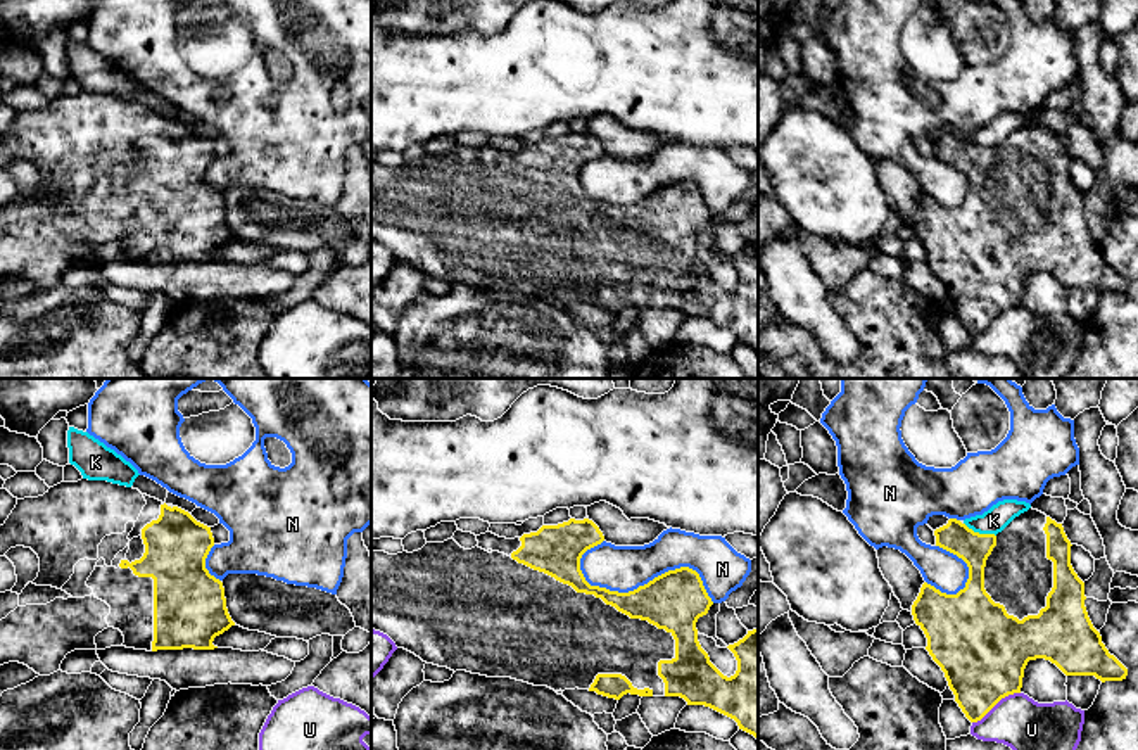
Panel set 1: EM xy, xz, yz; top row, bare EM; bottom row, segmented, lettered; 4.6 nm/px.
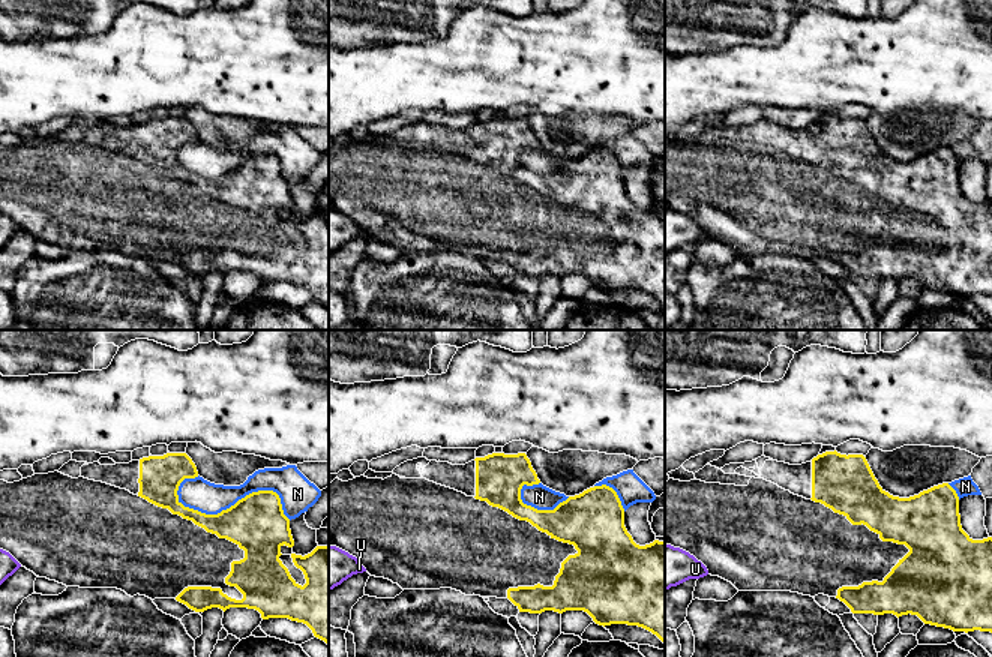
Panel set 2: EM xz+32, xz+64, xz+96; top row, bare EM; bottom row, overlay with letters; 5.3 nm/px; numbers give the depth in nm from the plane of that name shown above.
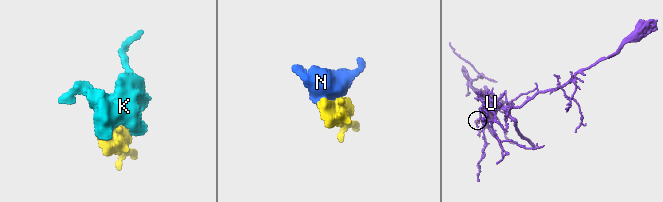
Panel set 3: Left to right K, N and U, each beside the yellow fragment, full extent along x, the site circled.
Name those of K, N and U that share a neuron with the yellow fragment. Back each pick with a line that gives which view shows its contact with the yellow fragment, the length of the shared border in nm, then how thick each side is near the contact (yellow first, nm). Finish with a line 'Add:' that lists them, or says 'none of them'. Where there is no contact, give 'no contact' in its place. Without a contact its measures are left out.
Add: none of them

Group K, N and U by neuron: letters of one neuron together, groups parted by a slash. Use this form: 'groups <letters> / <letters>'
groups K / N / U

